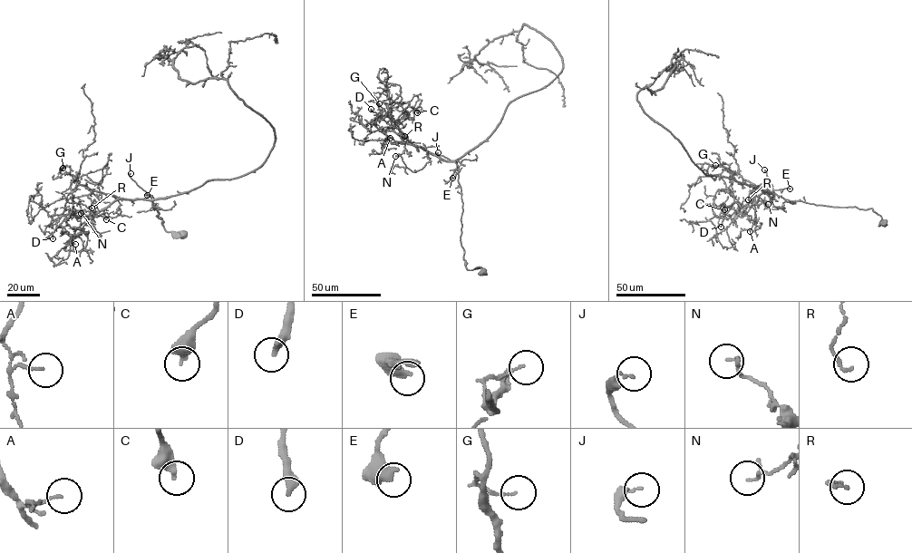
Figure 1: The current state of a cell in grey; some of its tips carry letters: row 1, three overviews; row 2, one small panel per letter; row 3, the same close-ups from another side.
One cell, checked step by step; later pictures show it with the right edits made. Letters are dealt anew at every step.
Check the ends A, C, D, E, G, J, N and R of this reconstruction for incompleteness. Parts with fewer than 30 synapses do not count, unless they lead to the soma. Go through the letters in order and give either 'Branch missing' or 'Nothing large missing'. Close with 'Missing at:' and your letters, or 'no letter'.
A: Nothing large missing
C: Nothing large missing
D: Branch missing
E: Nothing large missing
G: Nothing large missing
J: Branch missing
N: Nothing large missing
R: Nothing large missing
Missing at: D, J

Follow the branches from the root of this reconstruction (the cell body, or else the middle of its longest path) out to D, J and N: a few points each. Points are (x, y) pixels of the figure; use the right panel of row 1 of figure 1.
D: (884, 224), (871, 208), (815, 205), (763, 192), (743, 208), (734, 202), (721, 227)
J: (884, 224), (879, 224), (881, 217), (871, 208), (834, 207), (784, 199), (772, 193), (772, 186), (764, 169)
N: (884, 224), (871, 208), (815, 205), (765, 191), (775, 207), (784, 207), (769, 208), (768, 204)

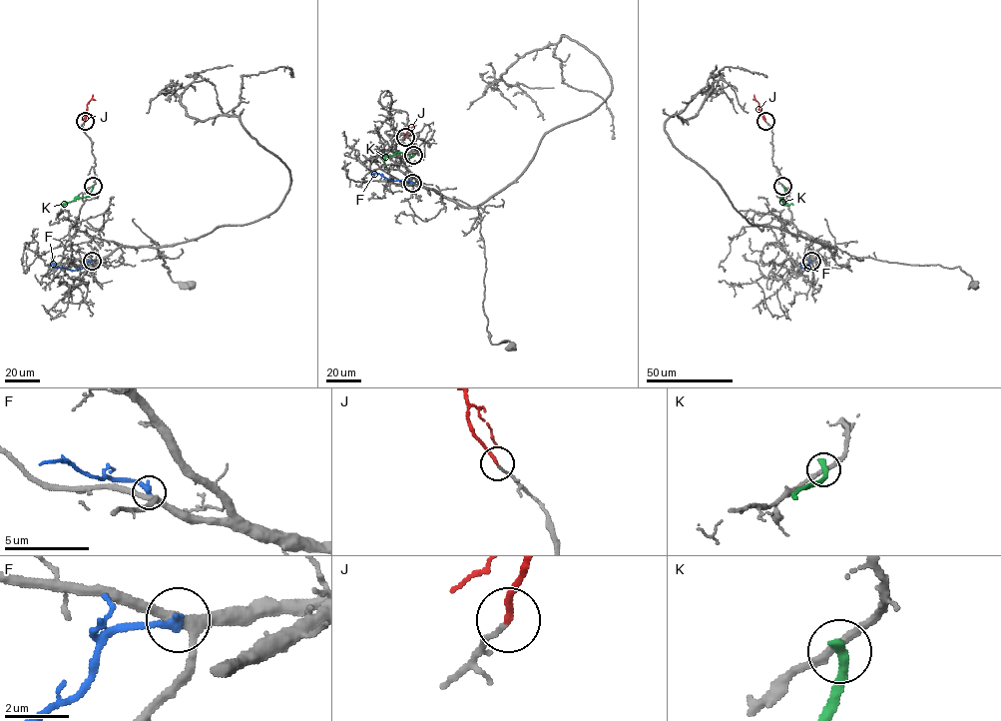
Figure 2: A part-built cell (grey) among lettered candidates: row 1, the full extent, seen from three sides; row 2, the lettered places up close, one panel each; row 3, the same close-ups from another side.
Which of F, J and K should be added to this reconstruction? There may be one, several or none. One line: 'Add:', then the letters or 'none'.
Add: J

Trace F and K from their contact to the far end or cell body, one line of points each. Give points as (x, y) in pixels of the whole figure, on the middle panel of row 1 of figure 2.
F: (412, 183), (387, 179), (377, 173), (371, 175)
K: (413, 155), (410, 158), (396, 152), (384, 158), (385, 165)

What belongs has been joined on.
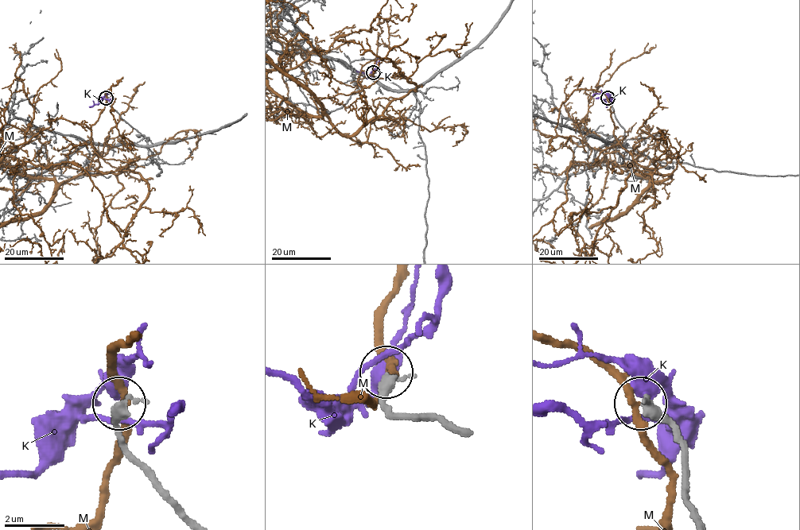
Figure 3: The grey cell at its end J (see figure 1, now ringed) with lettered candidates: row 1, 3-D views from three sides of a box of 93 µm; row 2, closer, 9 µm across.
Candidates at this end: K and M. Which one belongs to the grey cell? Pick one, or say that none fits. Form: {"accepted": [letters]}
{"accepted": []}

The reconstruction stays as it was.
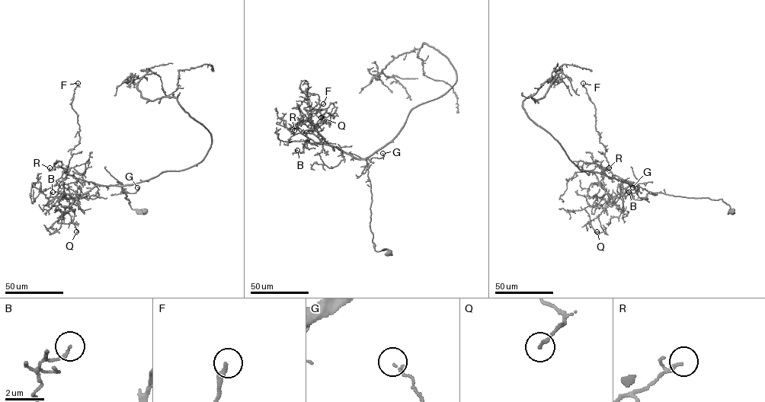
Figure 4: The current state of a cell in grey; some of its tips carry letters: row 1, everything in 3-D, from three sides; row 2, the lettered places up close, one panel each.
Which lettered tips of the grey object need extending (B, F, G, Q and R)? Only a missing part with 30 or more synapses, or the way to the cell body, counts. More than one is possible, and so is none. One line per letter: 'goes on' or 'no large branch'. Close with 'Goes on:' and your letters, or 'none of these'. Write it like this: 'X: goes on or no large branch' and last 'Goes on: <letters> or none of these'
B: no large branch
F: no large branch
G: no large branch
Q: no large branch
R: no large branch
Goes on: none of these

